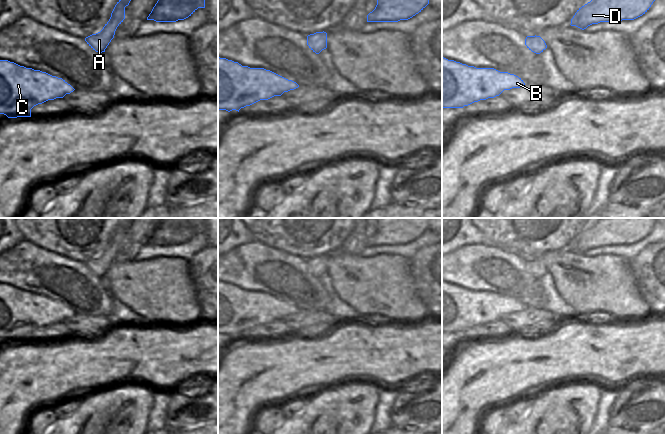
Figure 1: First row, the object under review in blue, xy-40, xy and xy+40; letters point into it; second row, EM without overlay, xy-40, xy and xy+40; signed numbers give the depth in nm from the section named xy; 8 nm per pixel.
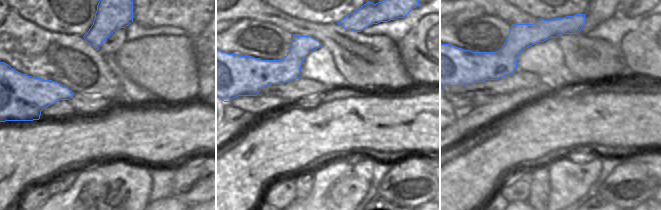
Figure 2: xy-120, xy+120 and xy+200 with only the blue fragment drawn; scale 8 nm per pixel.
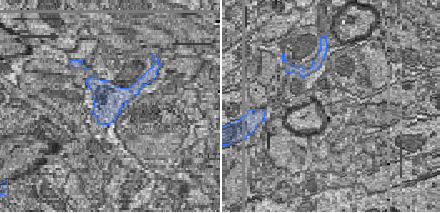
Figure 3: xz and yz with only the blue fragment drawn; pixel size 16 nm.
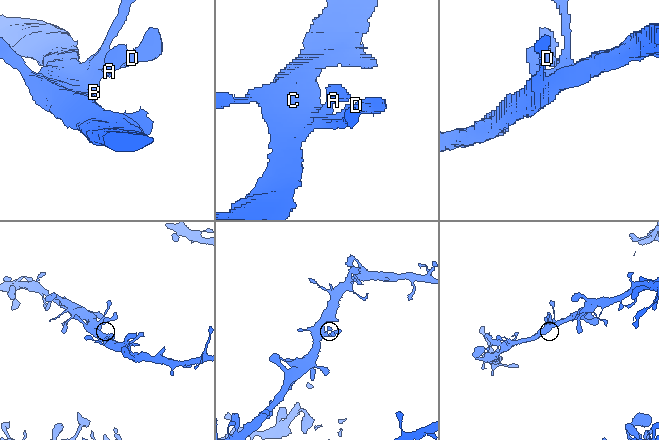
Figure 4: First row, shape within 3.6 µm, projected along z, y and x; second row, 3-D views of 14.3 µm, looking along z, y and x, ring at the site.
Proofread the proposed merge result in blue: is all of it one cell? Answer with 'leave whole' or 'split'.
leave whole

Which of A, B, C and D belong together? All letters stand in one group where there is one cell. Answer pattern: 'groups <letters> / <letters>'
groups A B C D

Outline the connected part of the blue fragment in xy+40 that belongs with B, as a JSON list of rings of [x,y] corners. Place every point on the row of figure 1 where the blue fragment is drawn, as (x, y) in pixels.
[[[442,57],[442,108],[463,108],[524,85],[514,74],[476,68]]]

